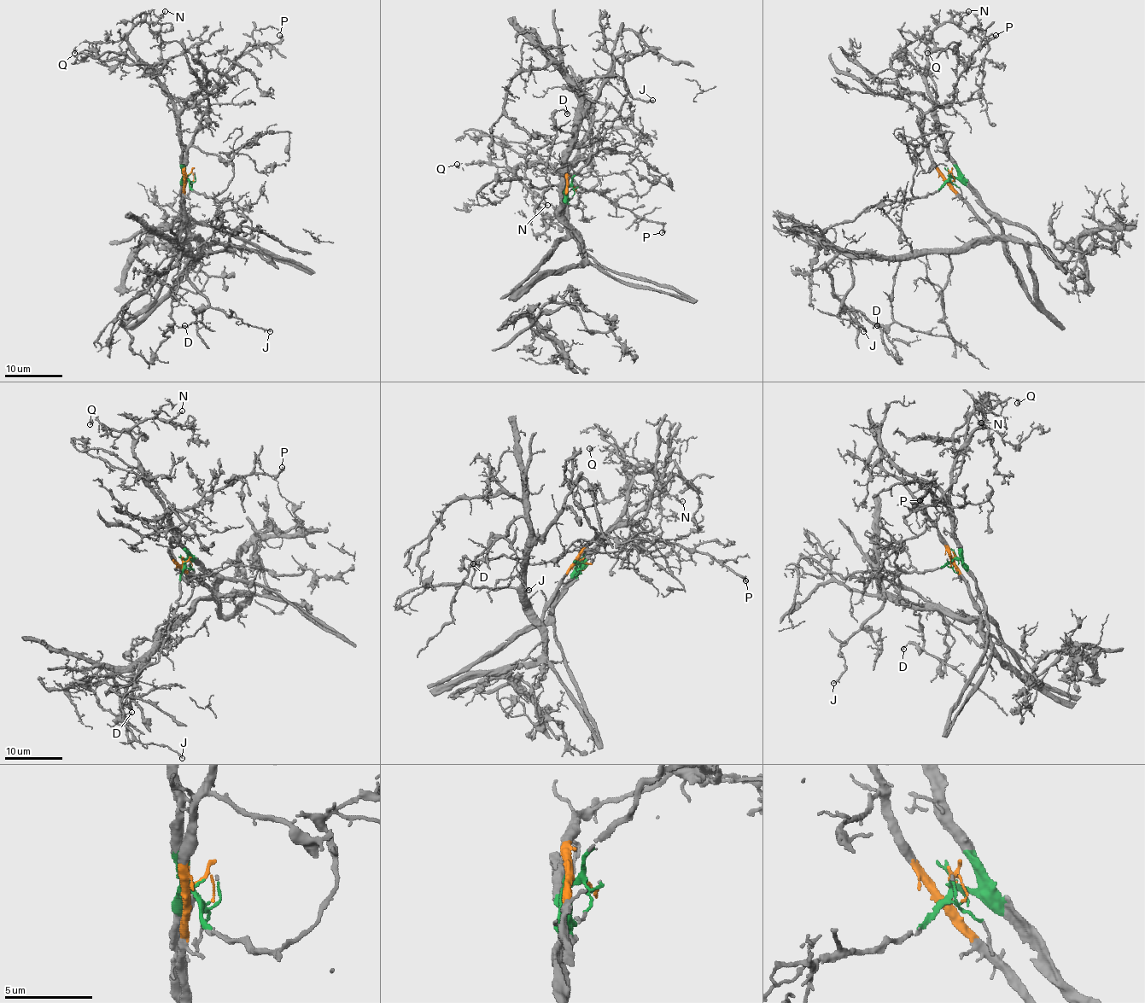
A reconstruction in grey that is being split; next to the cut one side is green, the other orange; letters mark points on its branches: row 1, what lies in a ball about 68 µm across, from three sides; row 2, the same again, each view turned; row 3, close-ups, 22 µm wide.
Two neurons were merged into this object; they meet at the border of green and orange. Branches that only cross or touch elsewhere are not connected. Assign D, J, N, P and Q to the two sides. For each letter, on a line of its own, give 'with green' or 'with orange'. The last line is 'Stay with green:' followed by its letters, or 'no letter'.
D: with orange
J: with orange
N: with green
P: with green
Q: with green
Stay with green: N, P, Q

